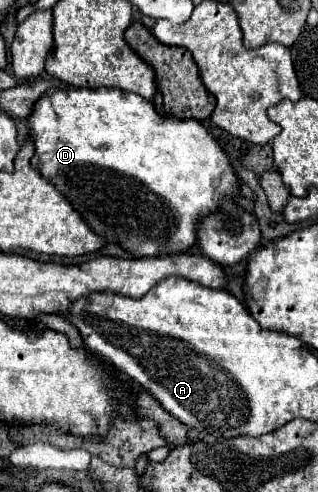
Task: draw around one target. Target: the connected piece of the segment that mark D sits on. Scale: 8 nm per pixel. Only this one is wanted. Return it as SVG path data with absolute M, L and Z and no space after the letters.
M106 87L52 89L36 103L28 121L36 145L32 163L70 199L94 233L104 233L108 243L118 243L134 257L186 251L196 243L196 223L200 215L210 213L222 197L234 197L238 191L238 177L226 153L198 121L158 115L150 101L132 91Z

